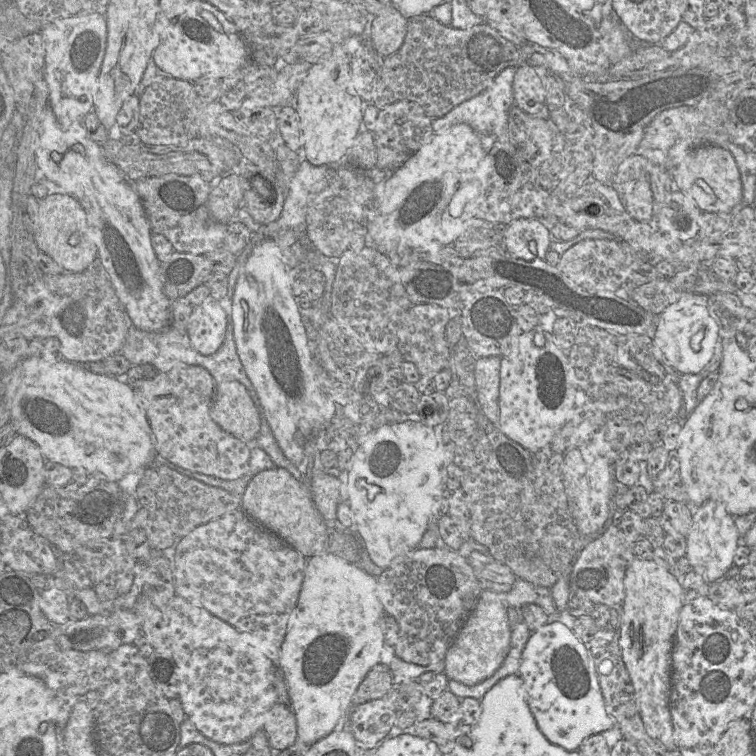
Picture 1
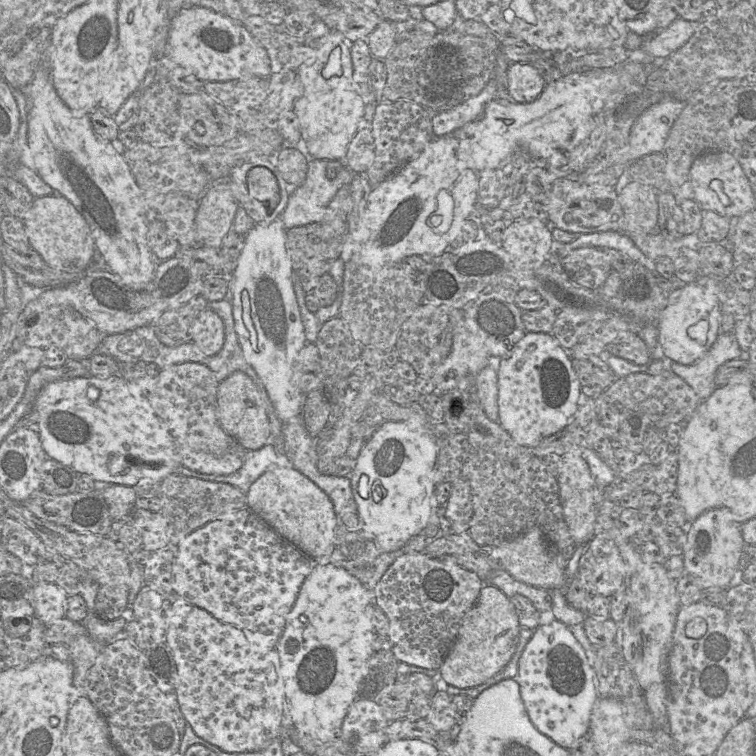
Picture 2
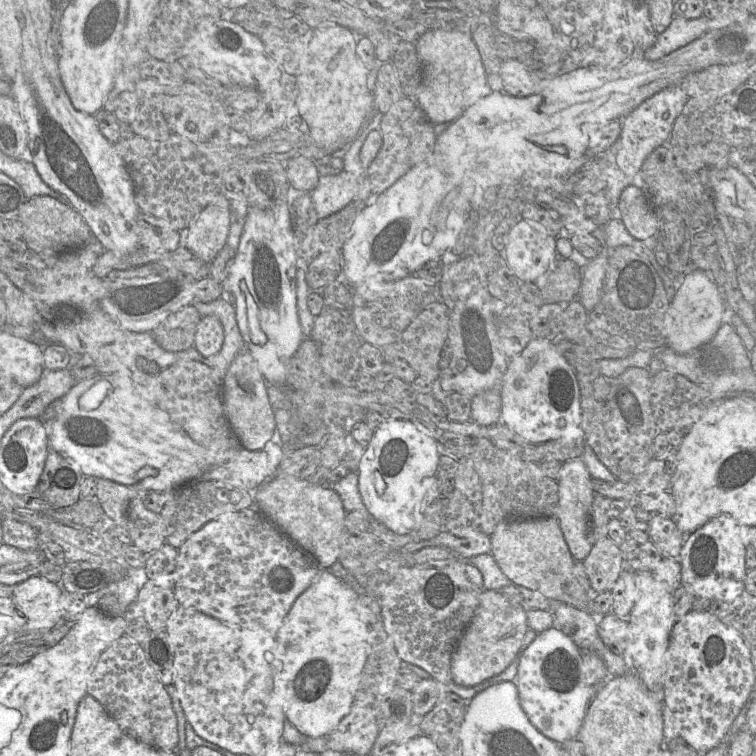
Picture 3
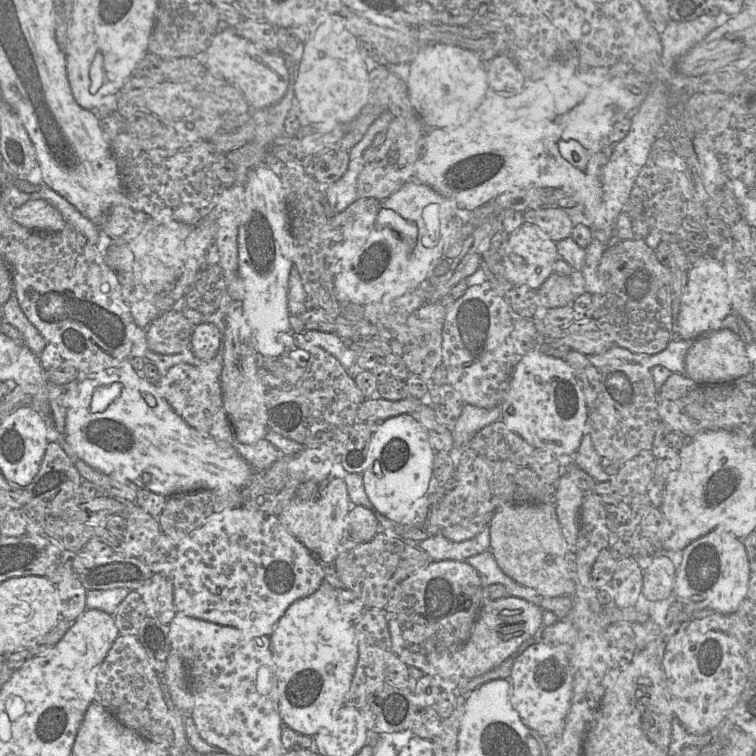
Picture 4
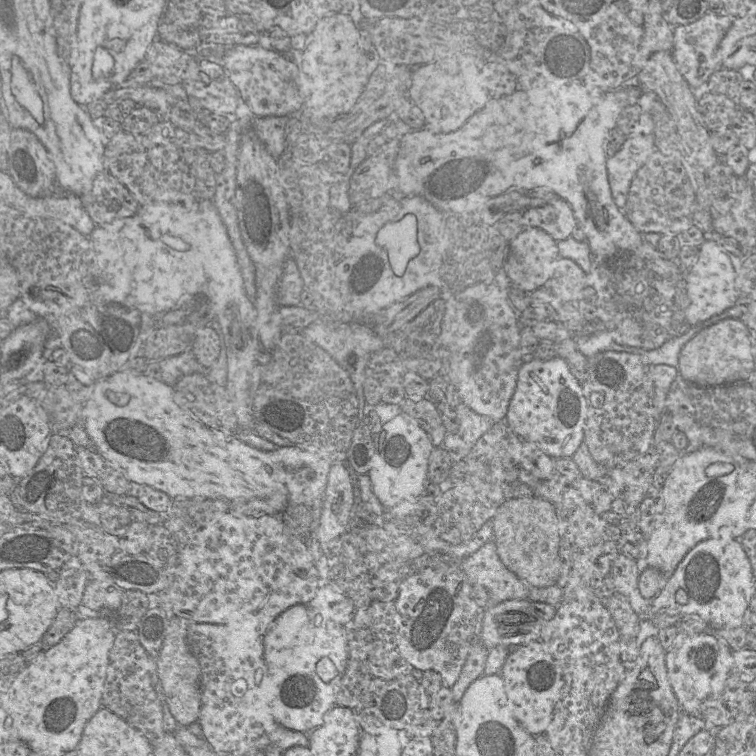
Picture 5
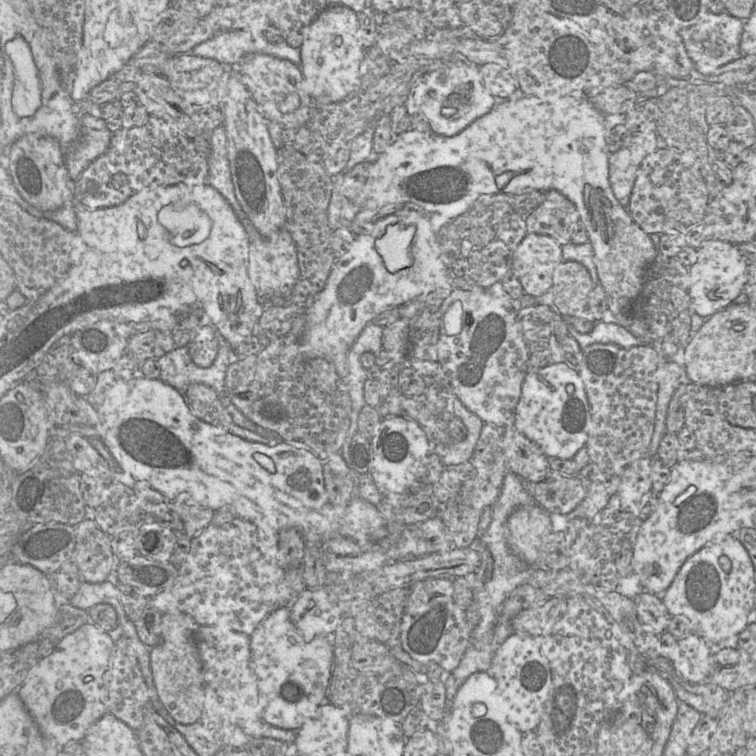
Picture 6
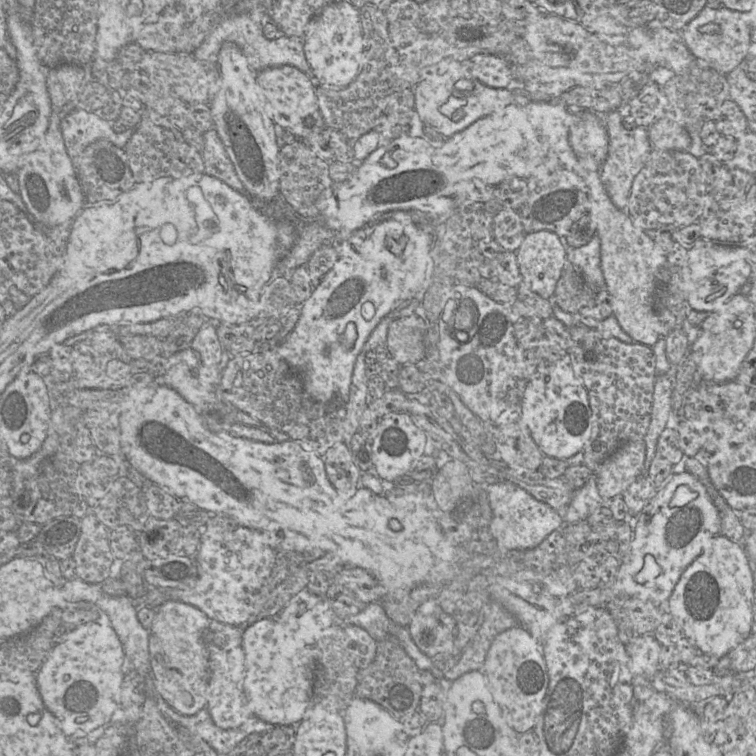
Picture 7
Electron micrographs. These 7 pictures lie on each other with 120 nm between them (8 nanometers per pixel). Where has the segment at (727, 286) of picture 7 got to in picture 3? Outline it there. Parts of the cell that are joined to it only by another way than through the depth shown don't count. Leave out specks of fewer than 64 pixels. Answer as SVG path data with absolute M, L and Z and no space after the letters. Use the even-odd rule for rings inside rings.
M699 269L686 272L678 280L666 313L666 346L677 353L687 354L706 345L726 321L727 310L723 294L709 273Z

